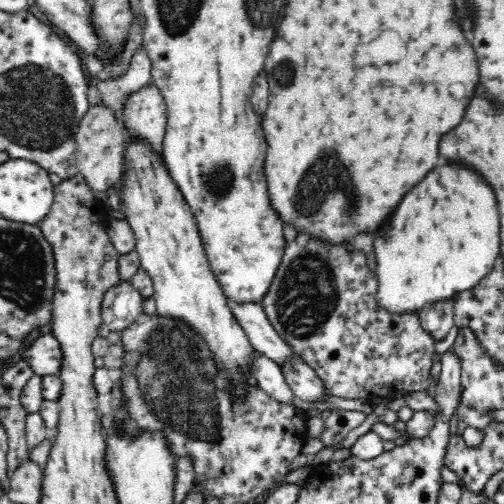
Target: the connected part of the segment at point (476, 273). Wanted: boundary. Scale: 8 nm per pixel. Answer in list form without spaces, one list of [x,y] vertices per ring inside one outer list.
[[[444,164],[444,166],[436,166],[432,172],[428,172],[428,176],[418,186],[414,186],[404,196],[404,200],[398,204],[396,212],[392,214],[392,218],[388,222],[388,228],[390,230],[384,230],[382,234],[378,234],[374,238],[374,252],[376,252],[377,262],[377,269],[375,270],[377,278],[376,302],[384,310],[397,315],[405,312],[417,314],[421,308],[427,307],[429,304],[452,299],[457,292],[464,292],[474,288],[492,270],[496,259],[500,256],[500,213],[496,202],[496,195],[494,195],[489,183],[478,171],[468,168],[468,166],[462,166],[462,164]]]

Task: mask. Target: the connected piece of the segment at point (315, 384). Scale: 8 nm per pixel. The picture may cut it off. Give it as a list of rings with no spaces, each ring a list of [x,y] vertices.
[[[294,357],[291,358],[290,360],[286,360],[287,364],[282,366],[282,374],[284,375],[284,378],[286,379],[287,385],[289,388],[292,389],[292,392],[295,394],[296,397],[300,398],[300,400],[304,400],[304,402],[316,402],[317,400],[322,400],[324,398],[324,395],[330,395],[330,394],[325,394],[325,386],[324,383],[321,382],[320,377],[315,373],[315,370],[313,368],[310,368],[307,363],[305,363],[300,357]]]

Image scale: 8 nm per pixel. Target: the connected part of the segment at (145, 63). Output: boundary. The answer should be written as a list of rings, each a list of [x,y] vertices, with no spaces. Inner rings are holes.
[[[143,48],[132,56],[130,68],[126,74],[117,78],[98,80],[98,89],[103,104],[115,111],[121,109],[129,96],[144,86],[154,86],[152,81],[152,62]]]

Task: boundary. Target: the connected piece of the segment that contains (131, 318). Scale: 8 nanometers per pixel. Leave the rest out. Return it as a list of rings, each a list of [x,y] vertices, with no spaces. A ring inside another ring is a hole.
[[[129,281],[110,287],[101,302],[101,319],[110,331],[124,331],[143,313],[143,296]]]

